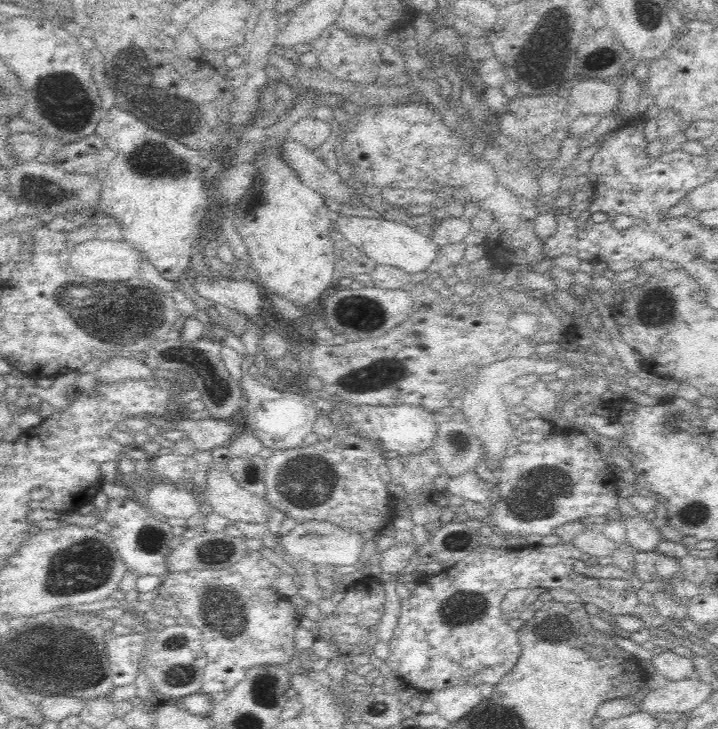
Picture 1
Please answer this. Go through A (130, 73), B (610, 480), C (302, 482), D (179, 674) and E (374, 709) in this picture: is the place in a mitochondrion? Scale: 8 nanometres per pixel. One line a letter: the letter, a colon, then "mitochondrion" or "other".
A: mitochondrion
B: other
C: mitochondrion
D: mitochondrion
E: other

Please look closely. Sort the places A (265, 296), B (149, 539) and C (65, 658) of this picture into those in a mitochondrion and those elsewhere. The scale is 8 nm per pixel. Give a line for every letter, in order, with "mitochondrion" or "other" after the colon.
A: other
B: mitochondrion
C: mitochondrion

